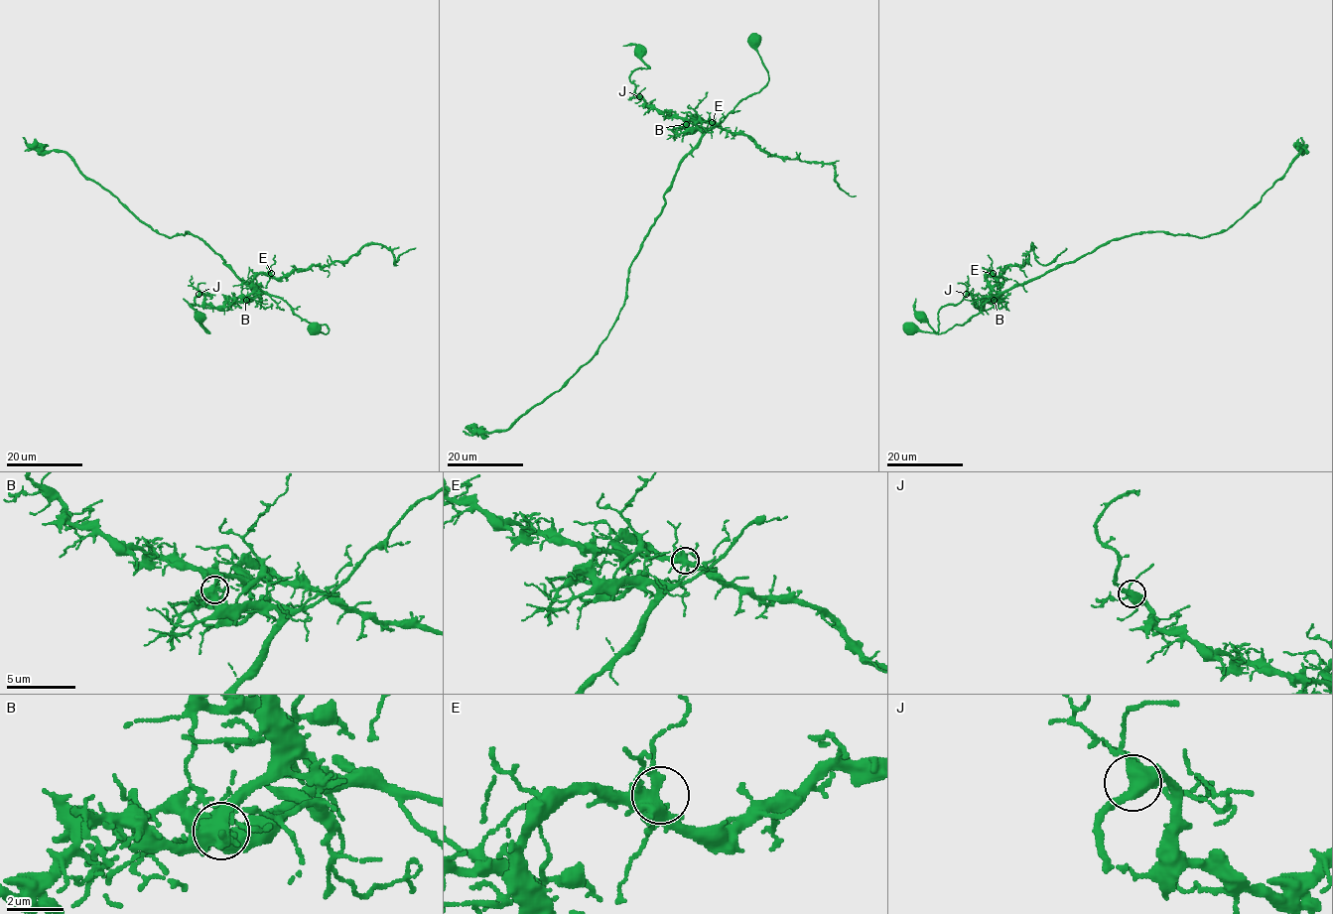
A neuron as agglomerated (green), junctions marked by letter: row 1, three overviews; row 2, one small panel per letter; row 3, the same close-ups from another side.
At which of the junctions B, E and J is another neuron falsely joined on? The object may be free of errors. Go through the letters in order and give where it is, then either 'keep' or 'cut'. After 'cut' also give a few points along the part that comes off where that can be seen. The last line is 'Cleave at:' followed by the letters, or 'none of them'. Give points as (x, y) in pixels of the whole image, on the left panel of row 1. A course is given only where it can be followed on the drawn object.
B: (246, 300) | cut | (245, 300), (260, 273), (280, 278), (294, 270), (347, 261), (371, 244), (385, 246), (394, 265), (415, 247)
E: (271, 273) | keep
J: (199, 294) | keep
Cleave at: B

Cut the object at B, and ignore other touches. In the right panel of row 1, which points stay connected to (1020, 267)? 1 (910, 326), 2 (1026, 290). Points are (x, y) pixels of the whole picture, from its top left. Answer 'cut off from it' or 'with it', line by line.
1: cut off from it
2: cut off from it

